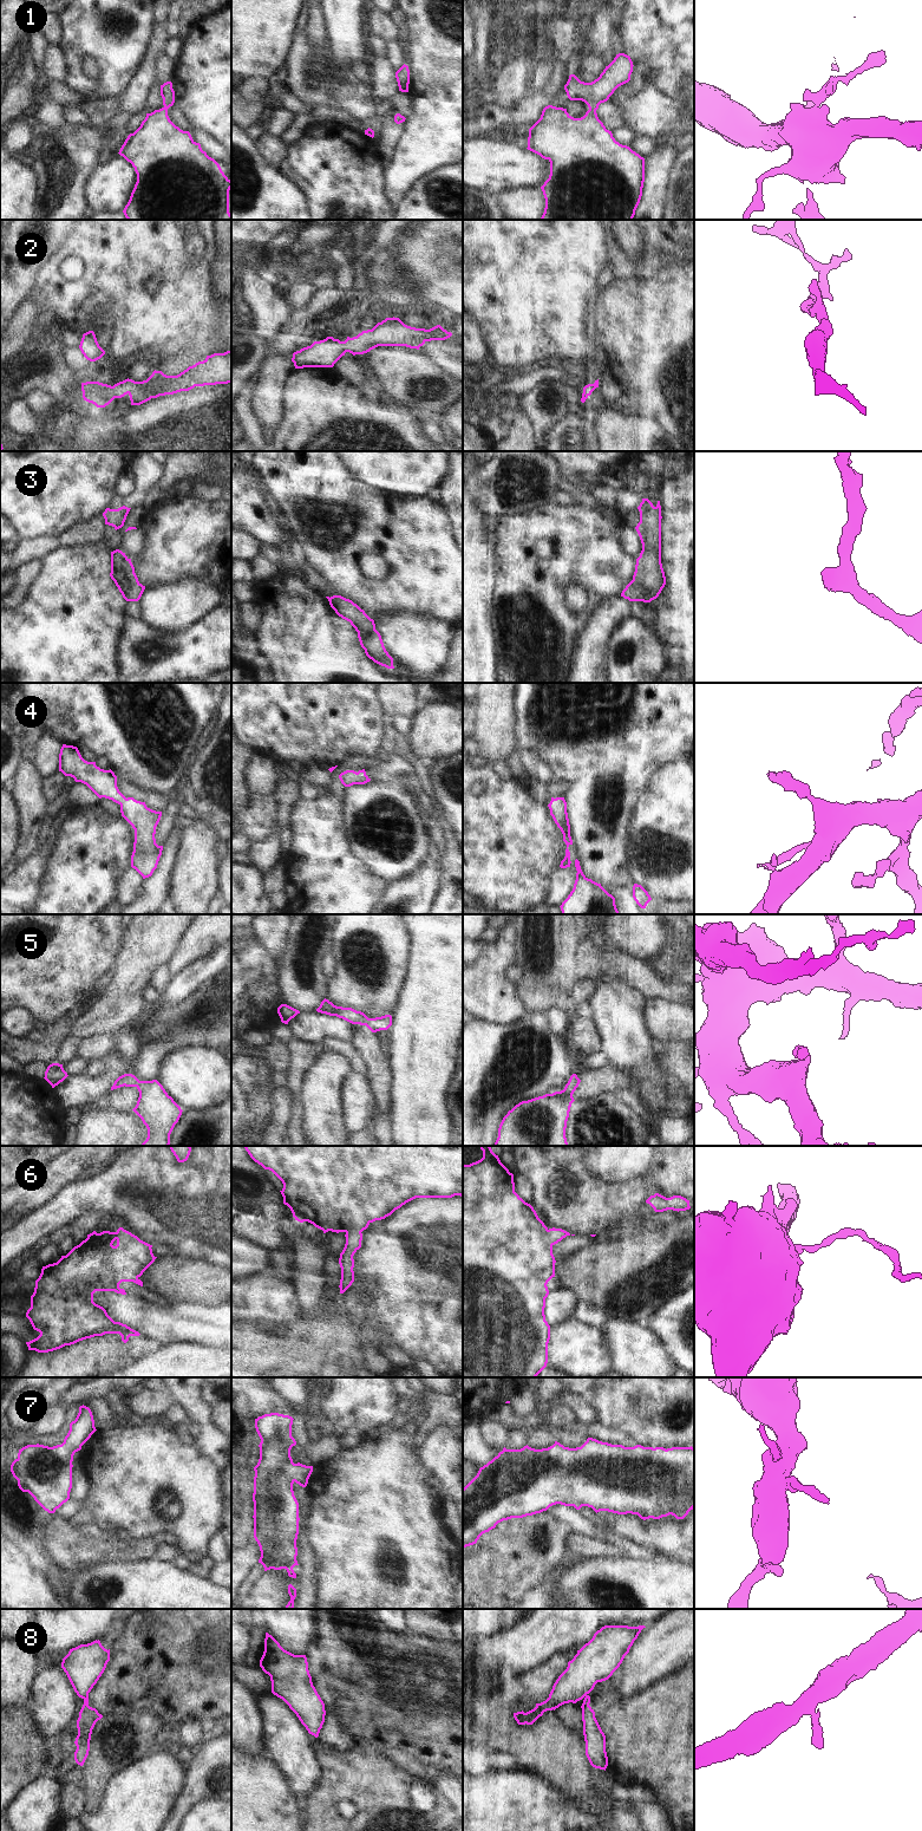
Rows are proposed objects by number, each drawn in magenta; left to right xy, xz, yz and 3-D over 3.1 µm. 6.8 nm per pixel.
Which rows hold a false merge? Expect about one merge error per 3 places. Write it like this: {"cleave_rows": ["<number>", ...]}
{"cleave_rows": ["8"]}

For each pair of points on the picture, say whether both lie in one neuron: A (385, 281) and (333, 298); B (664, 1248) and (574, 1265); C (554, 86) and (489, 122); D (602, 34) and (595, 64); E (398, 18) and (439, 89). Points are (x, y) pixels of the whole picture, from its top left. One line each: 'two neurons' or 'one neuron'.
A: one neuron
B: one neuron
C: one neuron
D: two neurons
E: two neurons

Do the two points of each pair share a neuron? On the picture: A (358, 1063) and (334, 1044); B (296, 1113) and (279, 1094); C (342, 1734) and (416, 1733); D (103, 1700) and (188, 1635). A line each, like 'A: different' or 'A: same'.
A: same
B: different
C: same
D: same

